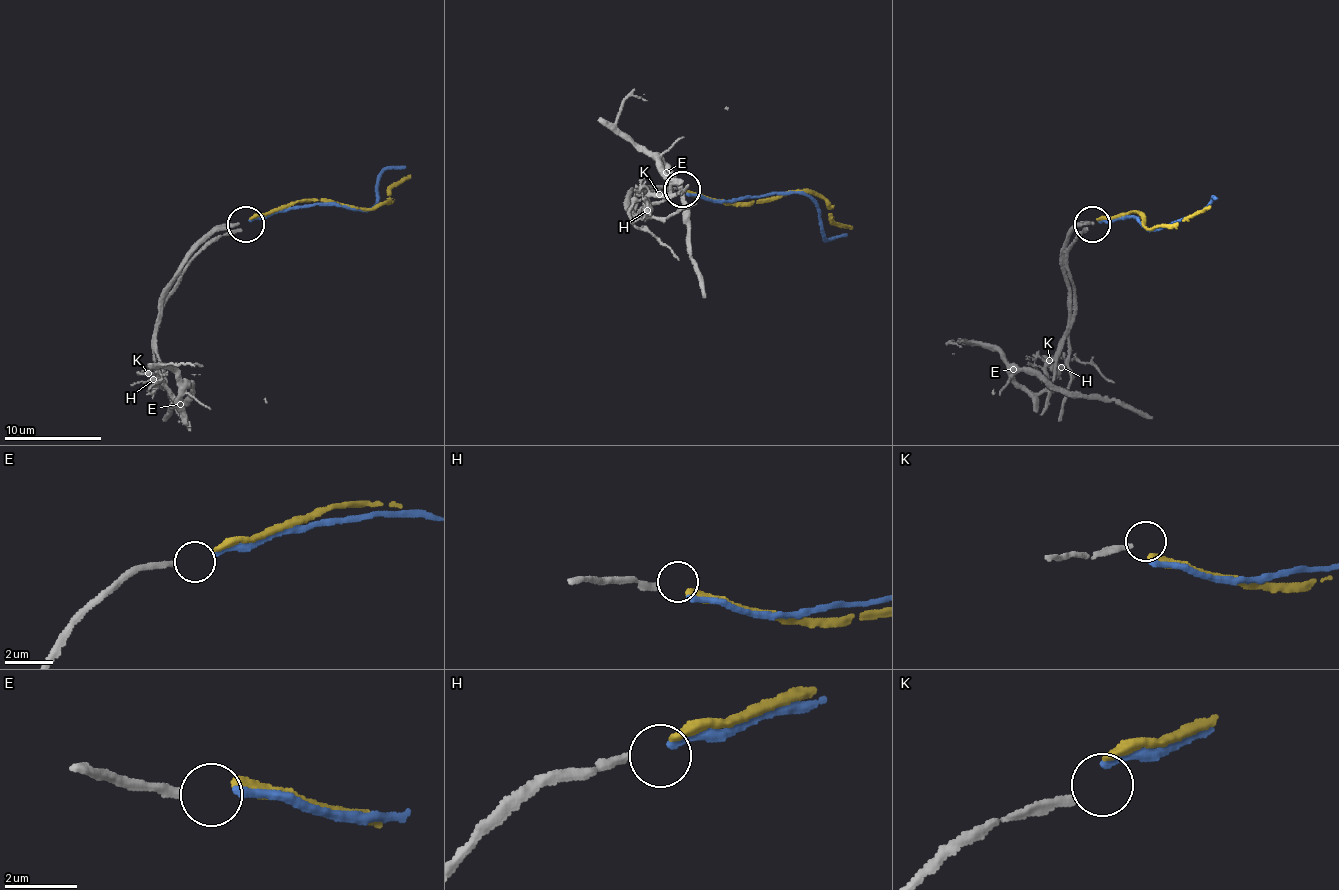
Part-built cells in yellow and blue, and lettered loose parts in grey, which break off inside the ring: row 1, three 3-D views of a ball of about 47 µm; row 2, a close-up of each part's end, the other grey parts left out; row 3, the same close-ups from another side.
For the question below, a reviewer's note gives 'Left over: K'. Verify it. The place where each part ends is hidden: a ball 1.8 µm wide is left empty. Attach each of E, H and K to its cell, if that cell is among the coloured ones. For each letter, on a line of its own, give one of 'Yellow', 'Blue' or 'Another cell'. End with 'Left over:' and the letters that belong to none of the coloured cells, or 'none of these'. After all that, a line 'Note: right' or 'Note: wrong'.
E: Blue
H: Yellow
K: Another cell
Left over: K
Note: right

